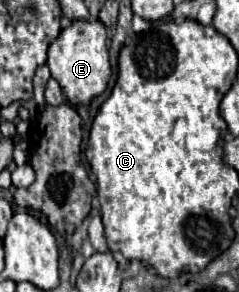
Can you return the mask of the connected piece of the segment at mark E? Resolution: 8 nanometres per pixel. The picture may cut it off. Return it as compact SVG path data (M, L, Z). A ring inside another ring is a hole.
M74 20L66 26L58 38L48 48L48 68L52 78L58 80L64 96L72 106L88 104L94 96L106 90L110 78L110 62L108 62L108 36L106 26L100 20Z

